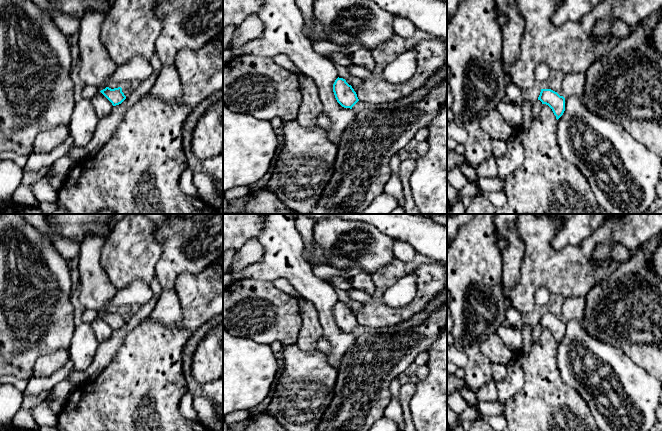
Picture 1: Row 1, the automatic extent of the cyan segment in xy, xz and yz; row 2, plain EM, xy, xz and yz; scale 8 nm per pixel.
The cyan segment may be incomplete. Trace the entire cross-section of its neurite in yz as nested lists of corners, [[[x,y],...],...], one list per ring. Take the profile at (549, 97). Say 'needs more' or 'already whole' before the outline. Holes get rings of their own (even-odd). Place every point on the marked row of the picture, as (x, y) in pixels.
already whole | [[[541,89],[538,100],[548,105],[558,120],[565,111],[565,98],[551,89]]]

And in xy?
needs more | [[[89,10],[81,19],[79,28],[79,77],[85,85],[96,85],[113,106],[121,104],[126,96],[122,88],[111,89],[108,79],[117,70],[100,40],[101,26],[106,18],[102,11]]]

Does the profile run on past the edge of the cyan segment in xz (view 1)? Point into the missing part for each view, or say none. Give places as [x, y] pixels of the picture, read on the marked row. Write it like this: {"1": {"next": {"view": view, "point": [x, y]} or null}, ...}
{"1": {"next": null}}

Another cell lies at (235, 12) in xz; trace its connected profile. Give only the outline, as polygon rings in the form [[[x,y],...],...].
[[[223,0],[223,28],[239,26],[248,16],[258,15],[264,0]]]

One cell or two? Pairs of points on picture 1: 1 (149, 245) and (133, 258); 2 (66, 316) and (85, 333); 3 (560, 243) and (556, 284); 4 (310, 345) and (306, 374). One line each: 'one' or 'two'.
1: one
2: two
3: two
4: two

